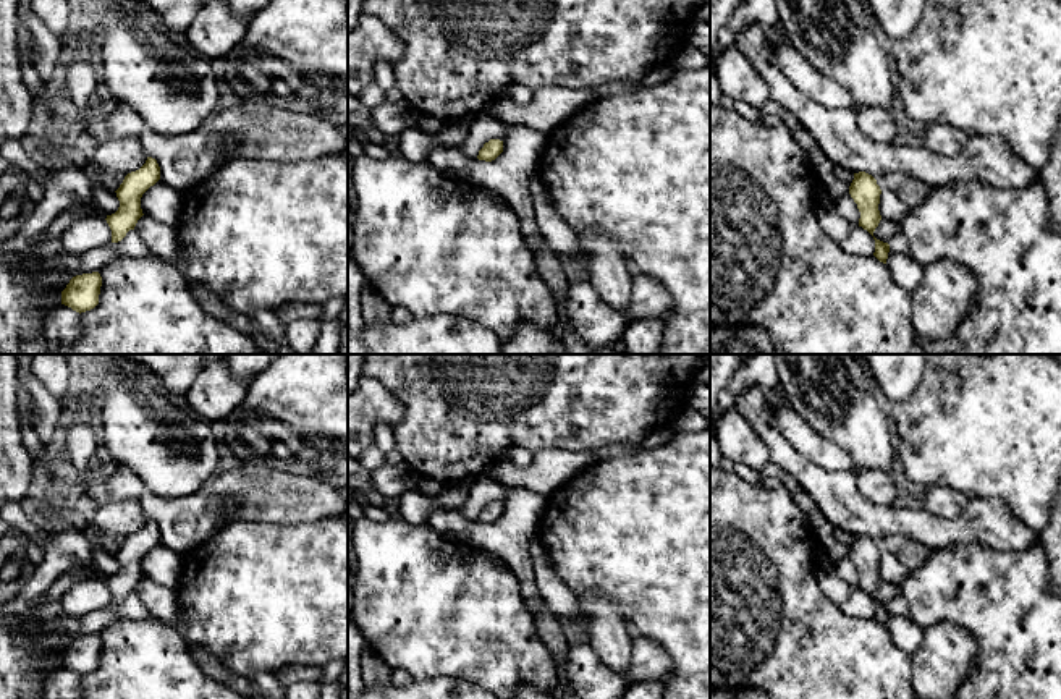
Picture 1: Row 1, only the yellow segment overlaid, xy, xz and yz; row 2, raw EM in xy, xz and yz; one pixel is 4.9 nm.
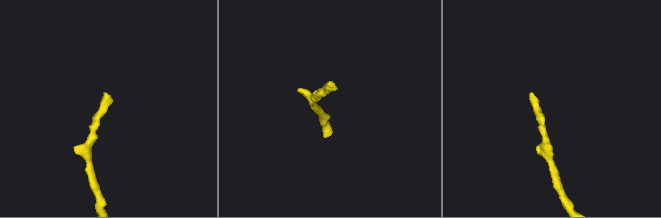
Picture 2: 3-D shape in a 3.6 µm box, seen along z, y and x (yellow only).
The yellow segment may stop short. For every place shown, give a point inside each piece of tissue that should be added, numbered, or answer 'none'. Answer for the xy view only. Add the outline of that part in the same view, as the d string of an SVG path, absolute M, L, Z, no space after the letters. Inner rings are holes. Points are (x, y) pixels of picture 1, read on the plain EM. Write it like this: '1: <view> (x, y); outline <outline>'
none

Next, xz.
none

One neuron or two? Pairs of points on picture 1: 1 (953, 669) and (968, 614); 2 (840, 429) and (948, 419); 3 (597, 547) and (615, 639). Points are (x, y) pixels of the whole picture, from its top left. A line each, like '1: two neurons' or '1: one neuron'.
1: two neurons
2: two neurons
3: two neurons

